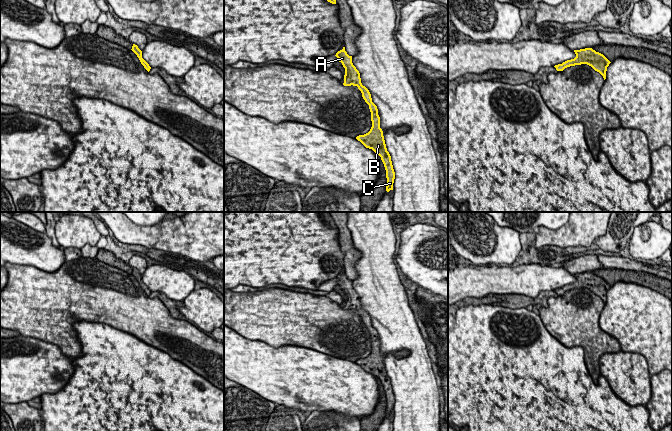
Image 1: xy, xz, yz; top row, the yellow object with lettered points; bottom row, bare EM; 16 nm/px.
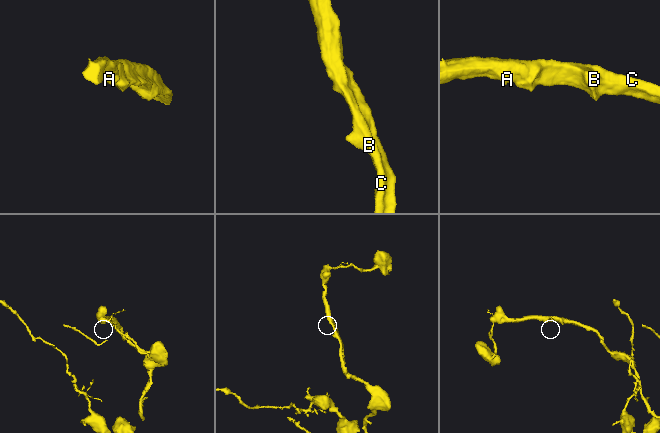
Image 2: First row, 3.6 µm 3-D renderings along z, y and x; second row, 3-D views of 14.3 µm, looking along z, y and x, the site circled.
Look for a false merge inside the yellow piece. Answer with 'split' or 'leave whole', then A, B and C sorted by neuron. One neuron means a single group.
leave whole | A B C

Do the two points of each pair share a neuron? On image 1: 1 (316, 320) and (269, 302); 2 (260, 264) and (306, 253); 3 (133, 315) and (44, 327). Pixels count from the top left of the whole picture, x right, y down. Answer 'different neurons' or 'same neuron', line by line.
1: same neuron
2: same neuron
3: same neuron

